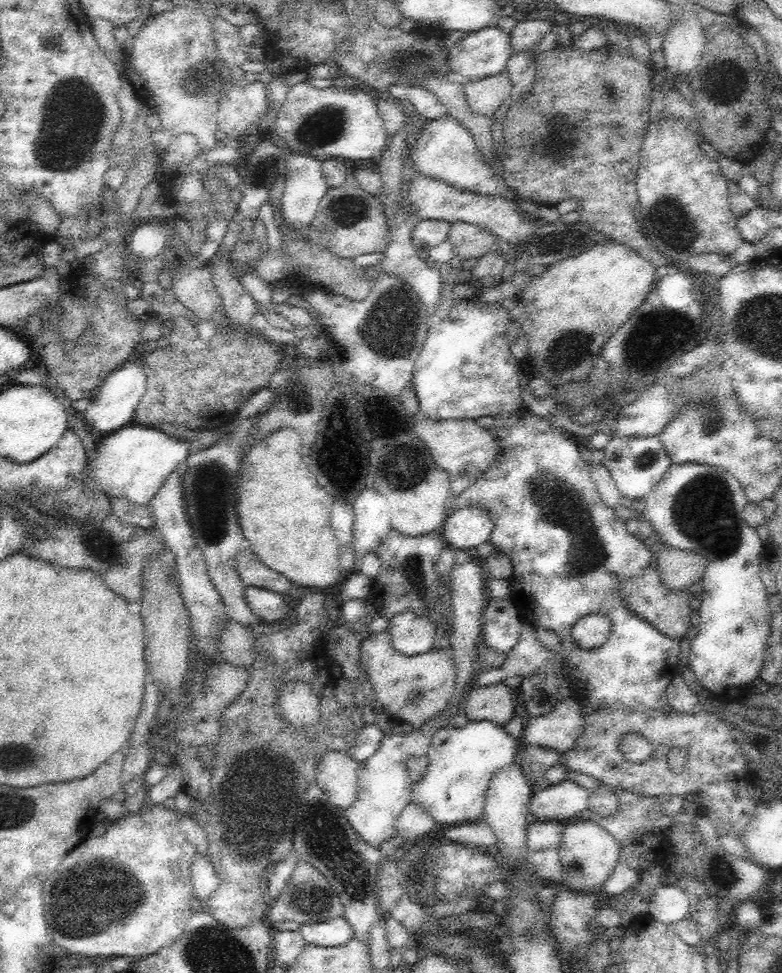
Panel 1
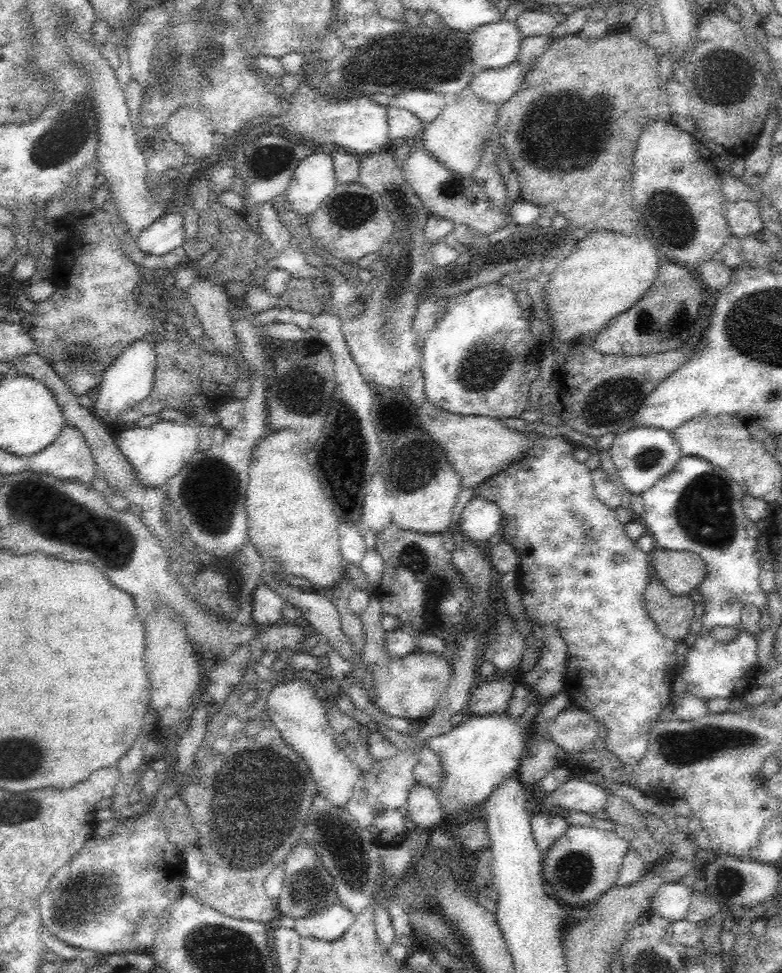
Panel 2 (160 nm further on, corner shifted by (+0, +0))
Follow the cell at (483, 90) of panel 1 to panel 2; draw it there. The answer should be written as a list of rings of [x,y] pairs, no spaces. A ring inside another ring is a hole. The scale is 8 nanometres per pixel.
[[[519,60],[498,69],[475,66],[469,85],[478,98],[499,107],[518,92],[528,71],[529,67]]]

